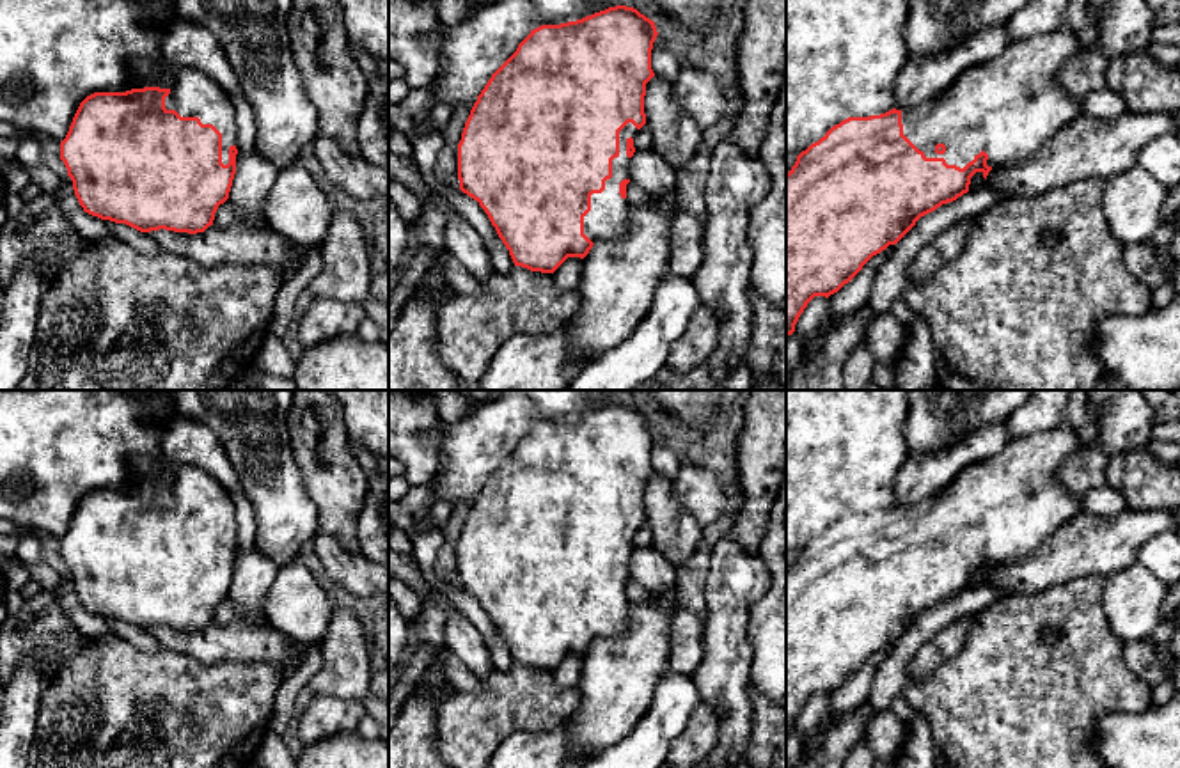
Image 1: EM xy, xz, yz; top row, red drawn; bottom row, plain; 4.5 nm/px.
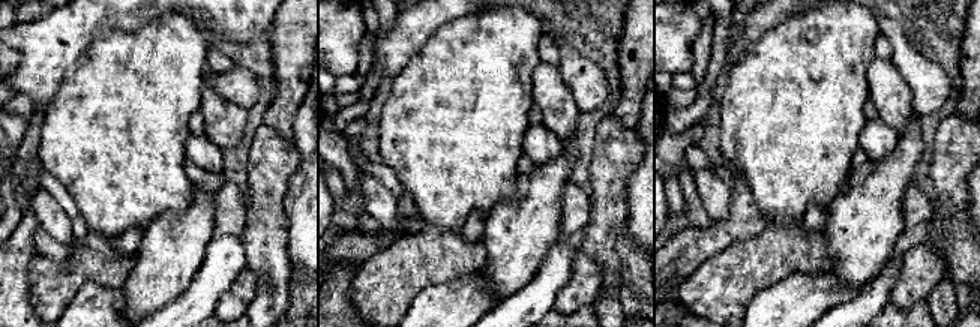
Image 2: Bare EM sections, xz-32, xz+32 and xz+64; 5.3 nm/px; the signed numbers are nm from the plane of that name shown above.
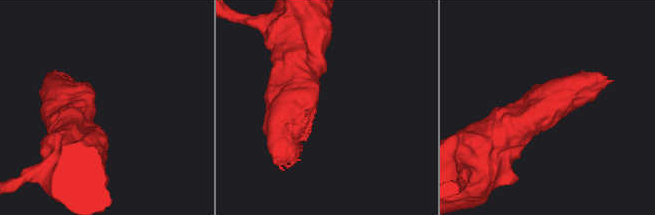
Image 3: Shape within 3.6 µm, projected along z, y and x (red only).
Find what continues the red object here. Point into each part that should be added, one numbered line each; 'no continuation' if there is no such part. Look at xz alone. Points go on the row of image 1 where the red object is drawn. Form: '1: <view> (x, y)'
1: xz (609, 217)

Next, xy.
1: xy (192, 93)

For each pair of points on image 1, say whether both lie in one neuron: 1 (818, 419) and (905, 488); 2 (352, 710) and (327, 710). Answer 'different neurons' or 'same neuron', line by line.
1: different neurons
2: same neuron

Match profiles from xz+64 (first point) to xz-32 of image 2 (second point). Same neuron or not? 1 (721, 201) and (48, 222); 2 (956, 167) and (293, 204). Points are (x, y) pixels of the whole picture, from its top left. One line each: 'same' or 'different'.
1: same
2: different

